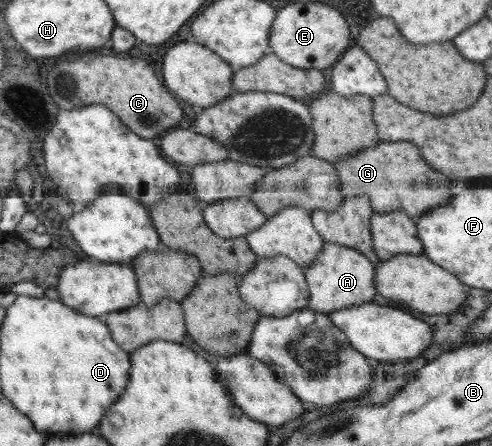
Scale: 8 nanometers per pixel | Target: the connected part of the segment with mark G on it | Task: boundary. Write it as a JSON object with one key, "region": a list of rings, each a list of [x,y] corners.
{"region":[[[380,141],[371,148],[364,148],[348,156],[348,158],[344,158],[344,160],[340,160],[340,162],[335,162],[334,167],[340,178],[342,195],[351,197],[357,194],[368,194],[371,198],[370,205],[374,214],[383,215],[392,211],[403,211],[409,216],[409,219],[416,222],[419,217],[423,217],[423,214],[433,211],[435,206],[447,202],[449,196],[451,196],[449,178],[435,172],[433,168],[429,168],[427,162],[419,156],[419,148],[413,146],[411,142],[395,142],[395,144],[391,144],[391,142]]]}

